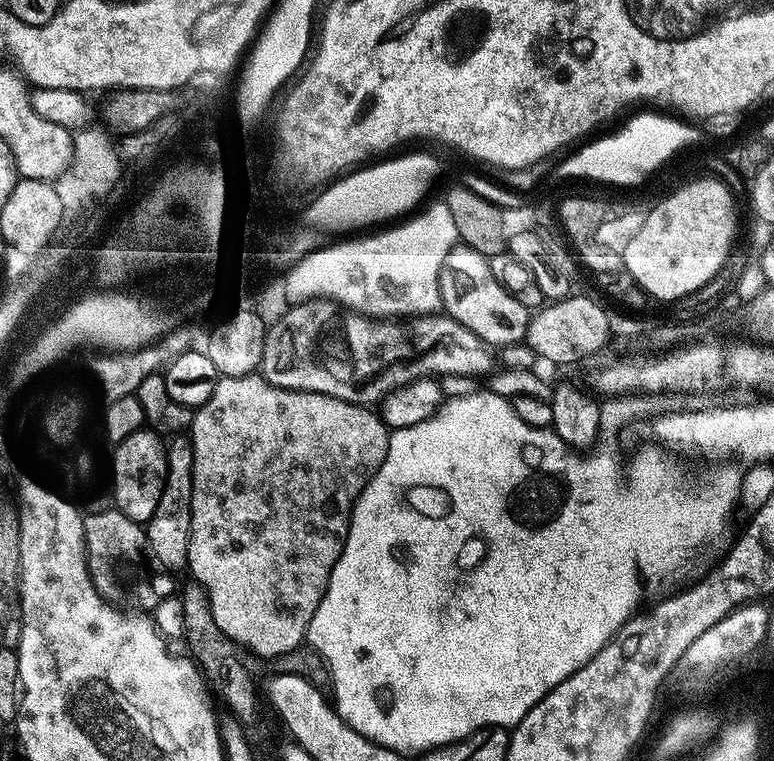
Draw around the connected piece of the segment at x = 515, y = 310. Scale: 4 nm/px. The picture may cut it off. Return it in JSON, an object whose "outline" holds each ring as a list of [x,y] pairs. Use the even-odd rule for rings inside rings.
{"outline":[[[457,246],[446,258],[440,272],[440,303],[443,311],[466,326],[477,338],[489,346],[521,343],[528,335],[530,309],[522,306],[494,278],[488,257],[474,249]]]}

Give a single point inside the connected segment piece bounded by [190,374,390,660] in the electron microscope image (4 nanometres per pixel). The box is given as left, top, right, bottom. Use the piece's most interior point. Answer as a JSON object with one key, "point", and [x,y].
{"point":[280,447]}

